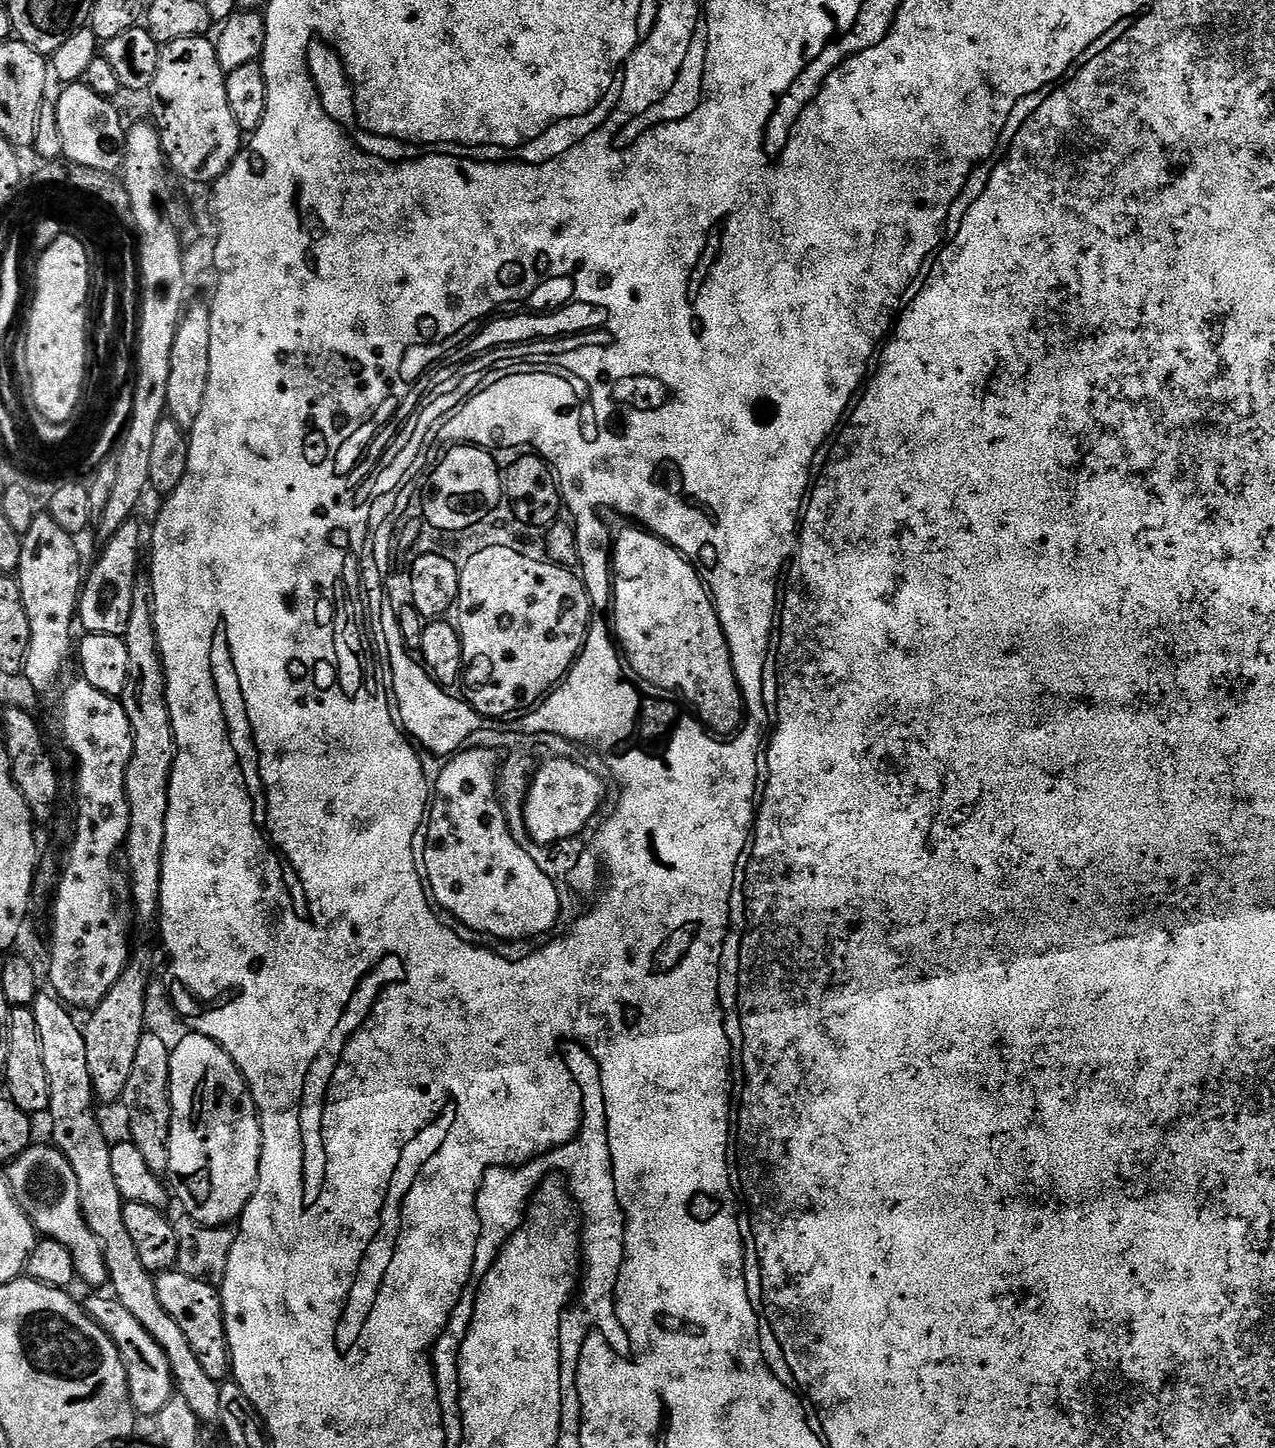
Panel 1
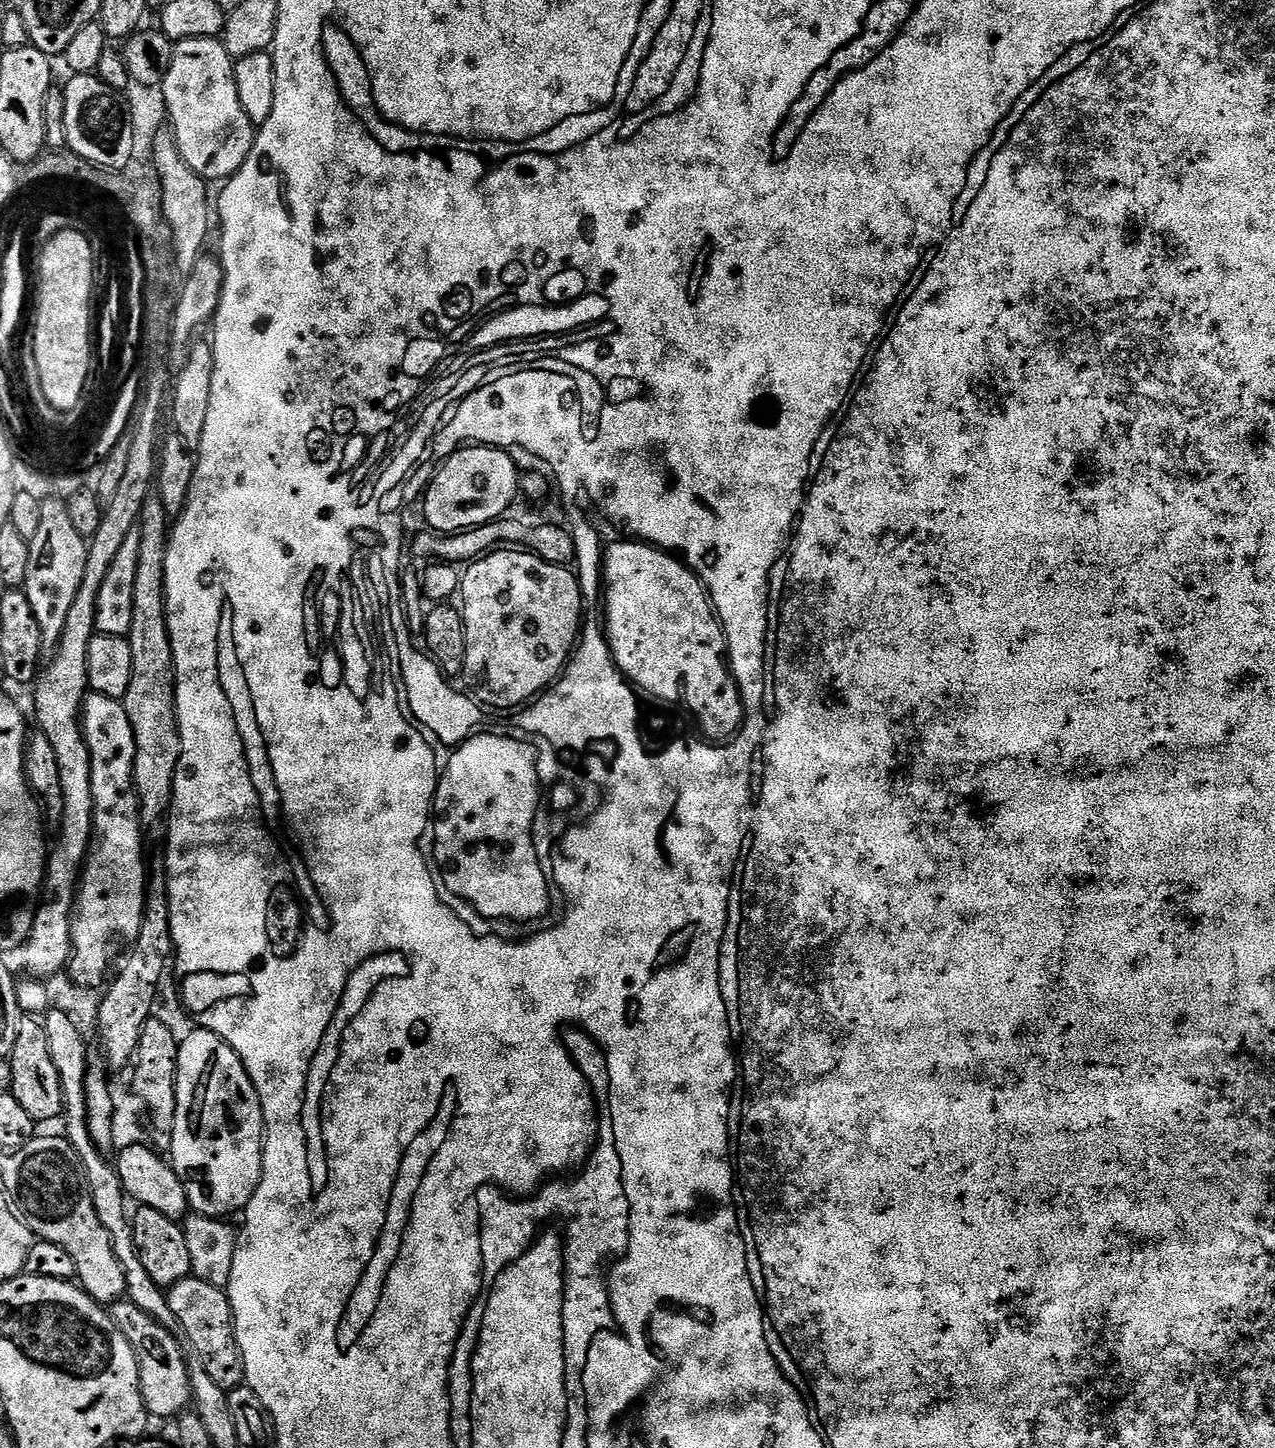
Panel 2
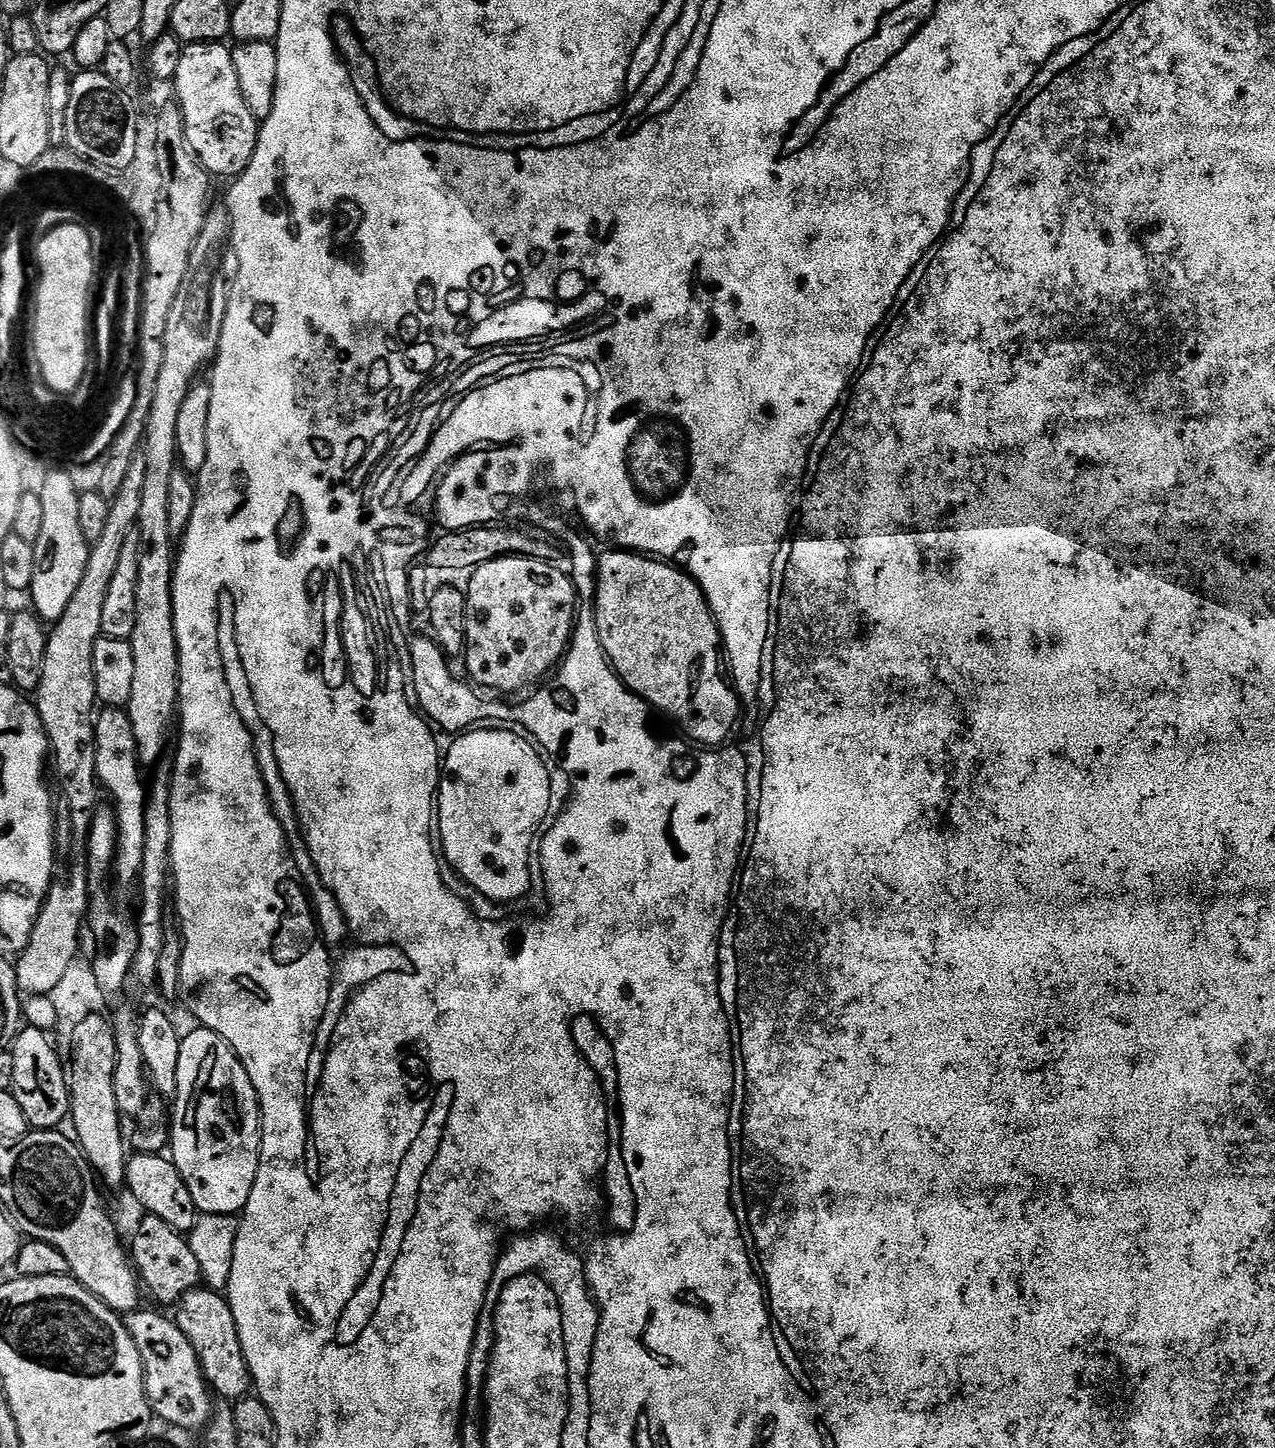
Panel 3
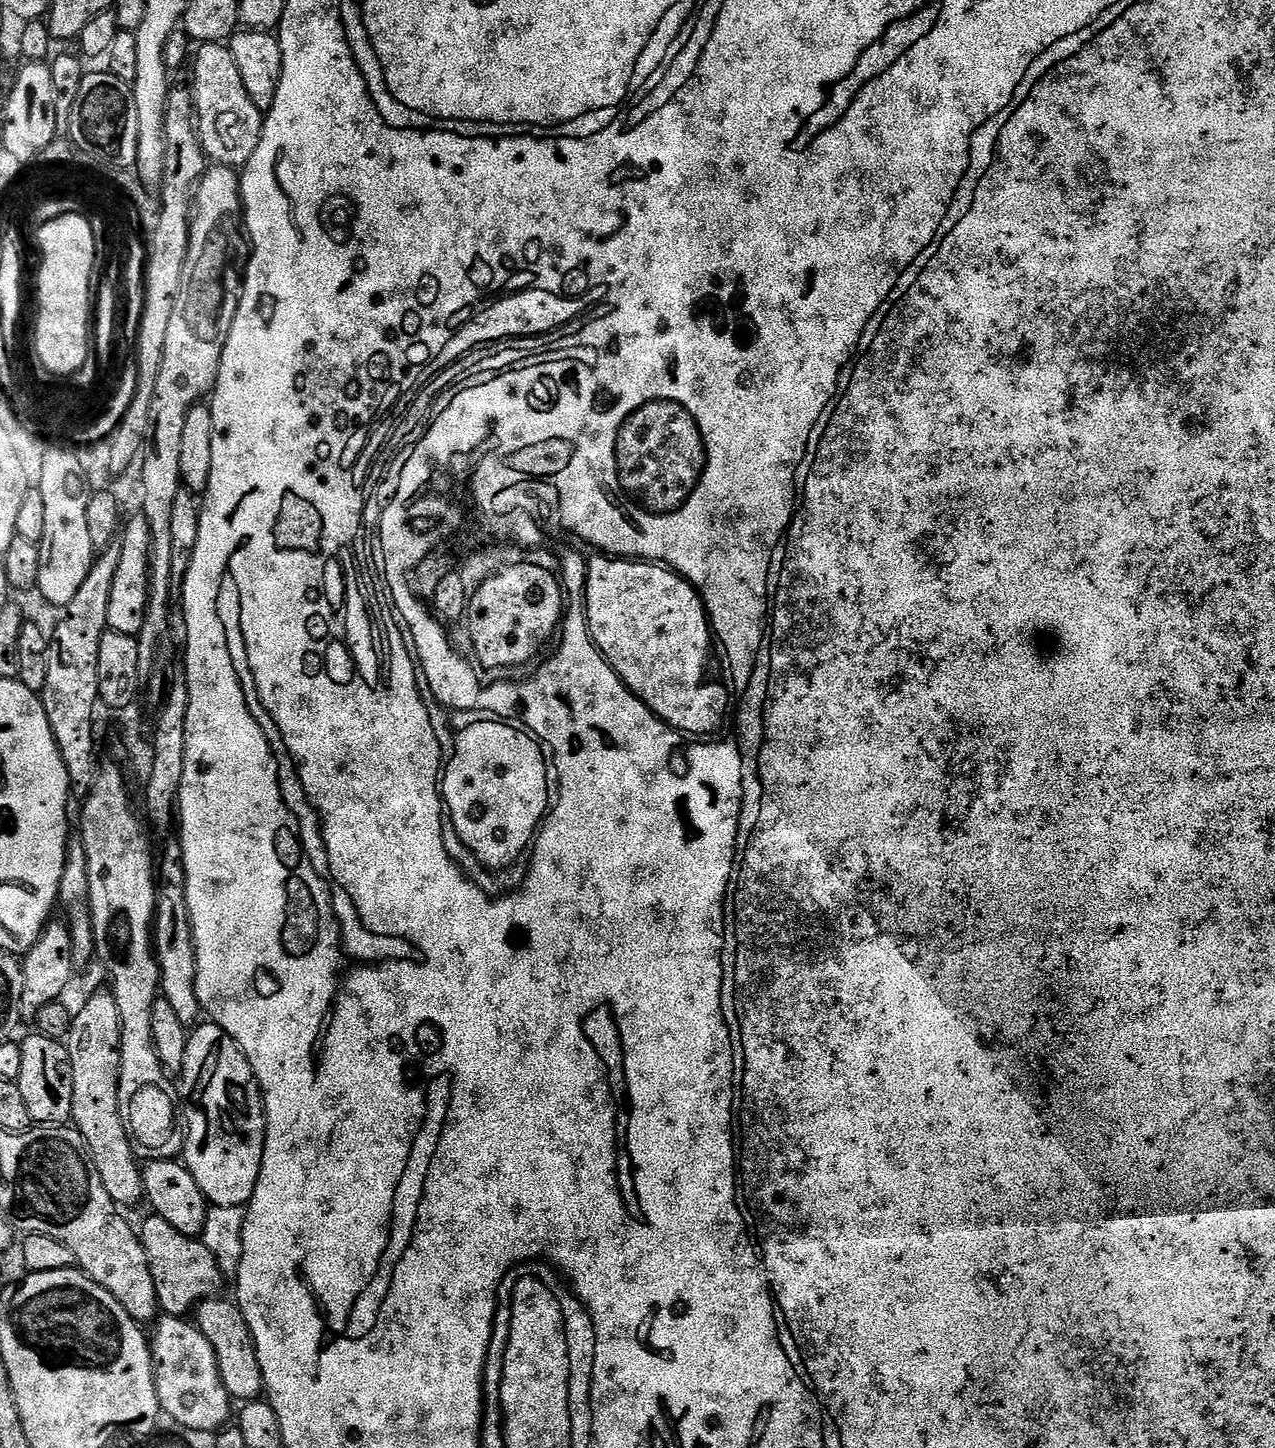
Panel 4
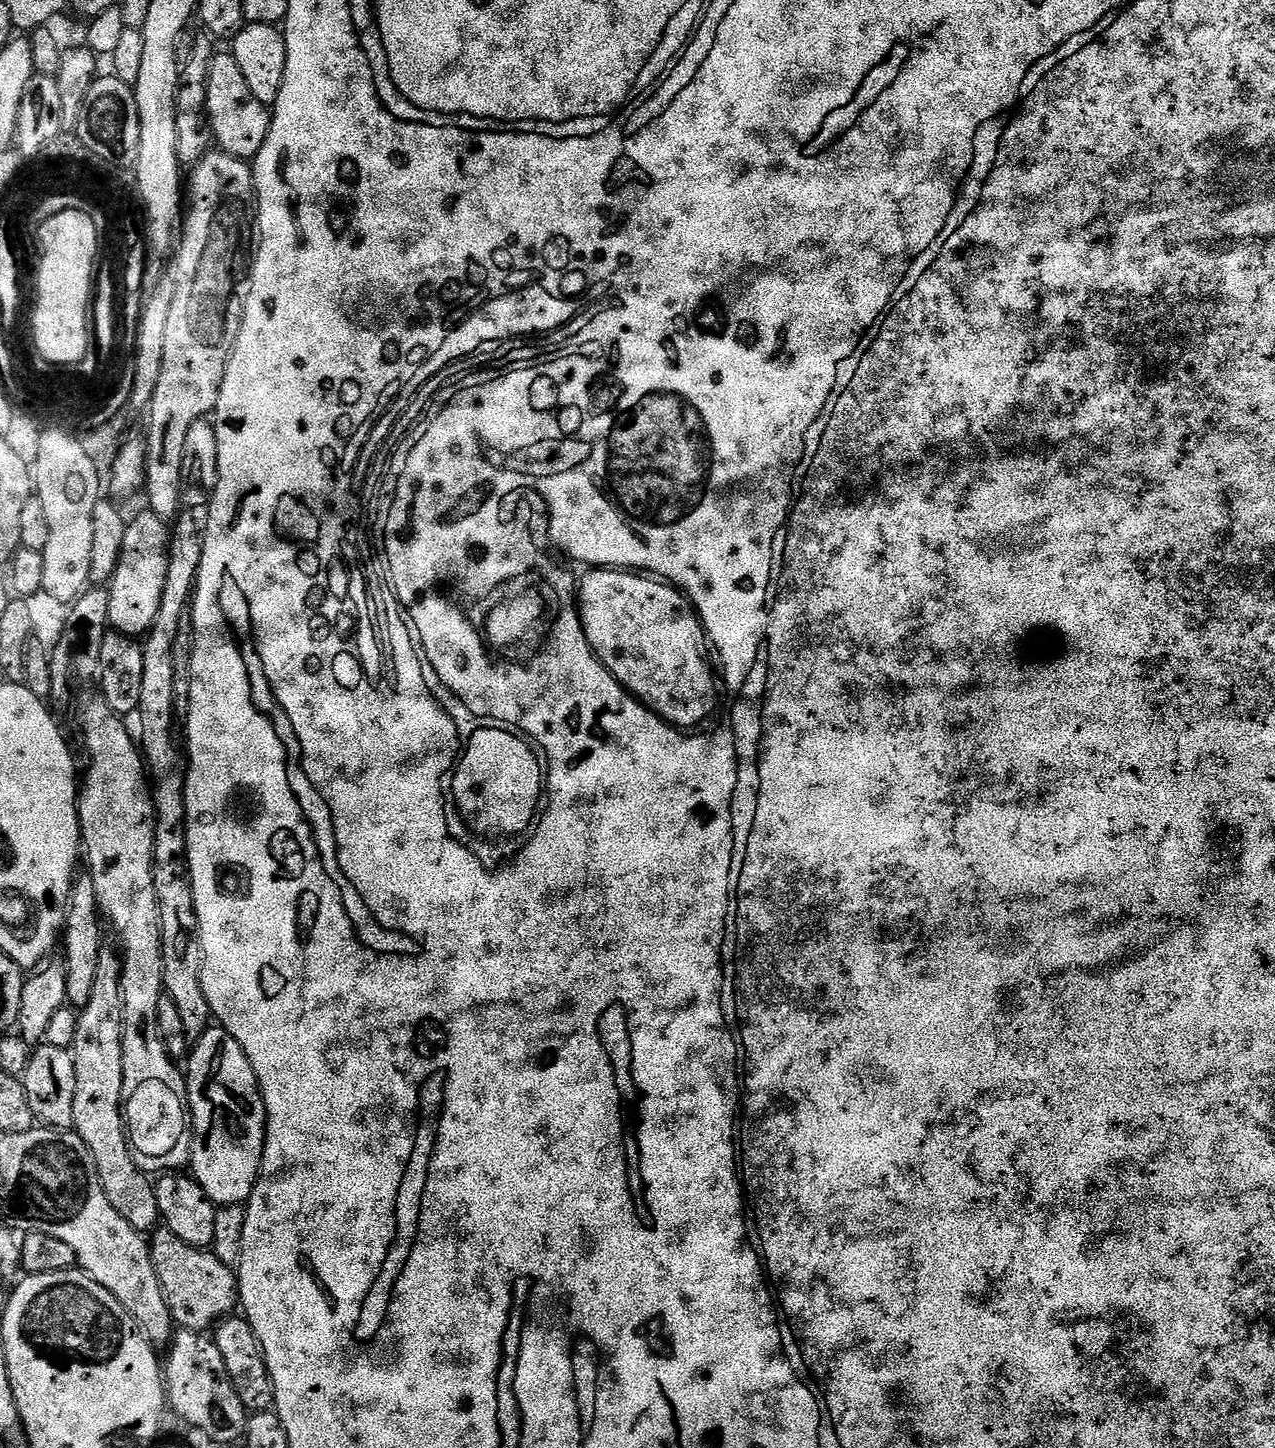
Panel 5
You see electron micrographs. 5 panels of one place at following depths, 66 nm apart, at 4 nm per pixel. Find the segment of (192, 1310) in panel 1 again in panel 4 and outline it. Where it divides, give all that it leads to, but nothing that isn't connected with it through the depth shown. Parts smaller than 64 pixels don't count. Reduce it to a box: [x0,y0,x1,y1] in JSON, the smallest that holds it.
[194,1298,264,1402]

